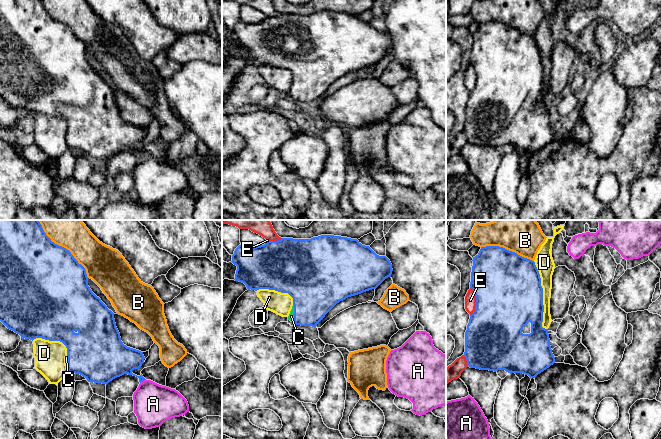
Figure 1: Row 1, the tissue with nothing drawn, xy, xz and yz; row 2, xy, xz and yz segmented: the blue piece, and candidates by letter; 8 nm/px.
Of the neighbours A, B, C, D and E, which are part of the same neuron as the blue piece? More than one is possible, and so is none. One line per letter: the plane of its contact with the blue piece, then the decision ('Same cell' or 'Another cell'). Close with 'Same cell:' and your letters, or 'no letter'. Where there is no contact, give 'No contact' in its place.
A: Touches blue in xy. Another cell
B: Touches blue in xy. Another cell
C: Touches blue in xz. Same cell
D: Touches blue in yz. Another cell
E: Touches blue in yz. Another cell
Same cell: C

